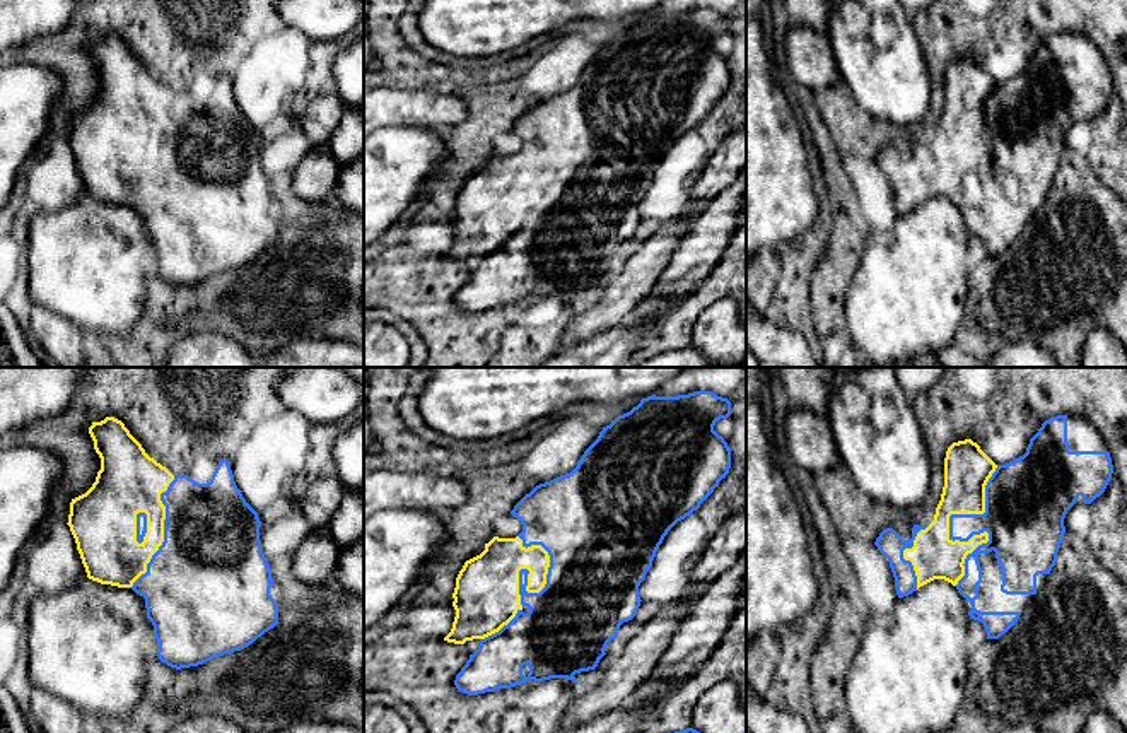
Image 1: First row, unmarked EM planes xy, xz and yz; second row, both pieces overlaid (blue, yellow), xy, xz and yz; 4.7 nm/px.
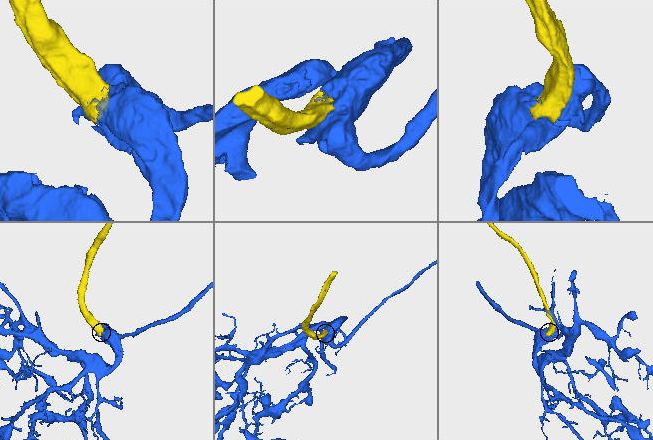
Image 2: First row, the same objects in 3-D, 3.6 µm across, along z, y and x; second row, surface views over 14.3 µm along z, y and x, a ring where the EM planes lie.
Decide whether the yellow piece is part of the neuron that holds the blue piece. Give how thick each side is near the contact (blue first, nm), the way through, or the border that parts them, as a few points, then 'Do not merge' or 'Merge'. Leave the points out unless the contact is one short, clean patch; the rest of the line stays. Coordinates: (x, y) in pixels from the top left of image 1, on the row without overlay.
Thickness 180 nm (blue) against 220 nm. Merge

